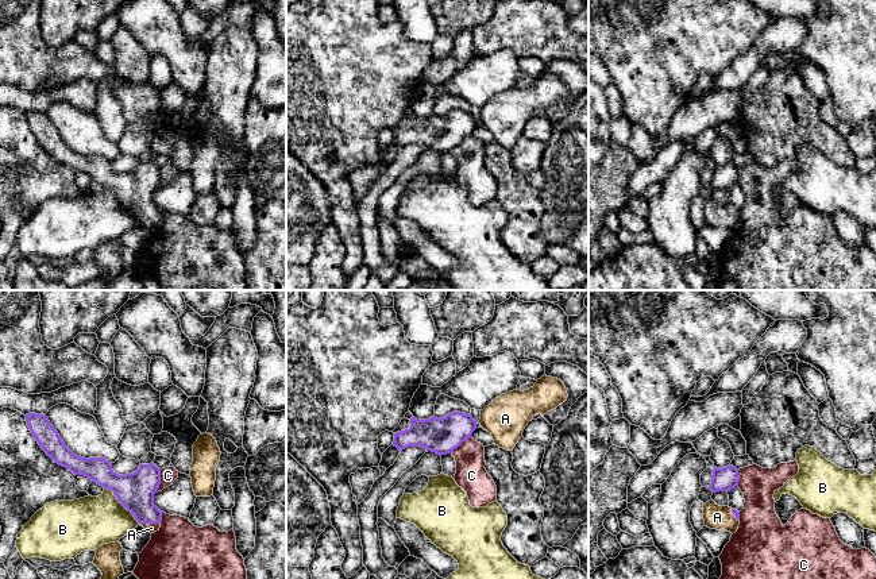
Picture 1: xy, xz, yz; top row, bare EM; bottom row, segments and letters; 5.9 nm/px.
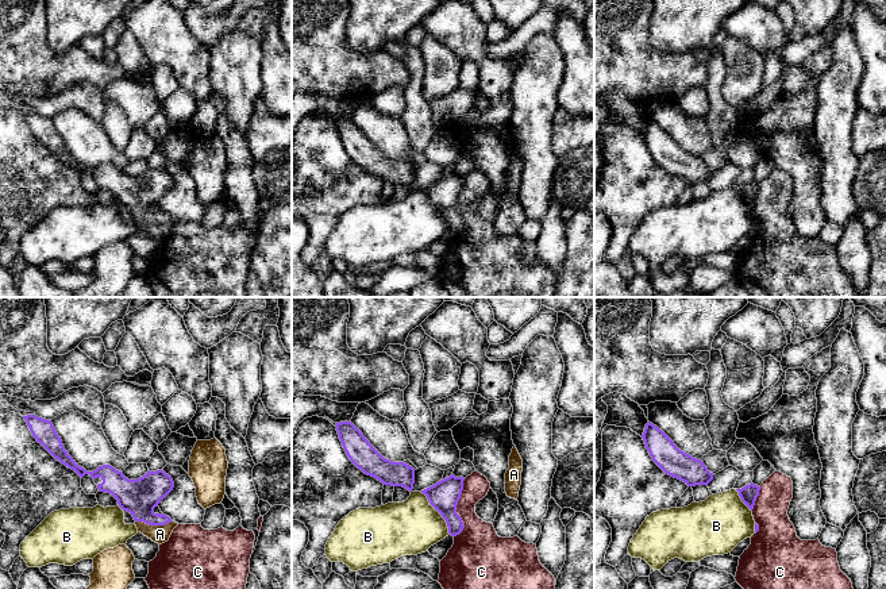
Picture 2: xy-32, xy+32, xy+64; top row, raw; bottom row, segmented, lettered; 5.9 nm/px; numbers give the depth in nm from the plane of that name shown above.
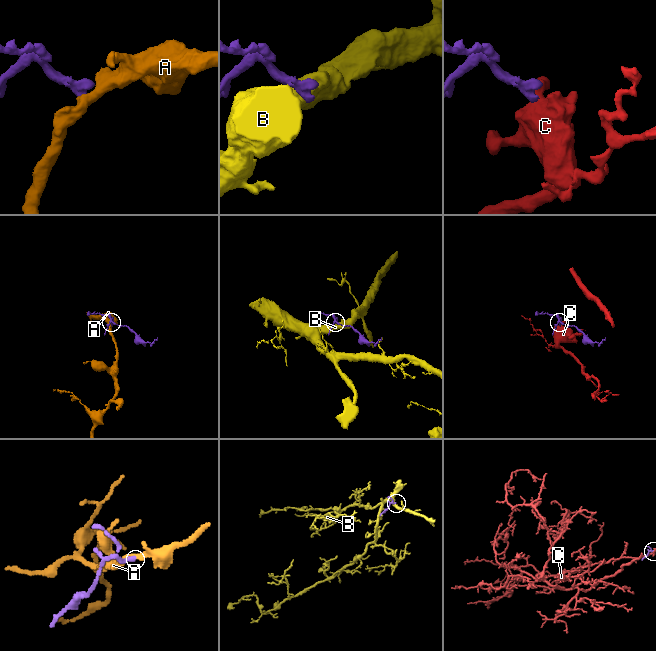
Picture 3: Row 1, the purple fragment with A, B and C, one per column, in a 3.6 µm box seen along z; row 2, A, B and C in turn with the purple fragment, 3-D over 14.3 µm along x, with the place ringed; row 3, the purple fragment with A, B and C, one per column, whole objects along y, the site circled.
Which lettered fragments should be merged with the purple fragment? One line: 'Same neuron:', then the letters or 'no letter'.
Same neuron: A

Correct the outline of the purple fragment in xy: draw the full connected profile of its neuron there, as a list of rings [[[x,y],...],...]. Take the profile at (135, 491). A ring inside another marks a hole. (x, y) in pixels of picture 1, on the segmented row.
[[[28,413],[26,421],[34,439],[55,463],[112,490],[140,526],[150,533],[159,530],[162,512],[154,505],[154,494],[161,485],[161,470],[155,464],[140,464],[135,472],[119,475],[104,458],[85,459],[74,455],[45,414]]]

